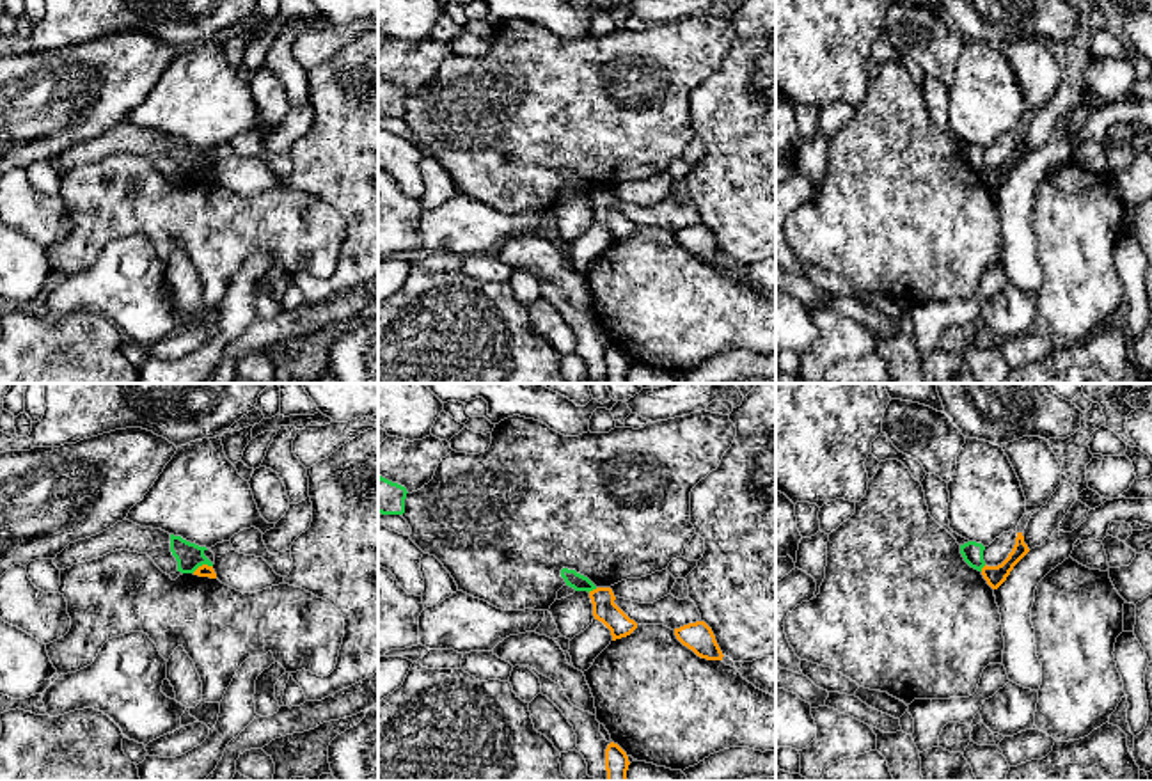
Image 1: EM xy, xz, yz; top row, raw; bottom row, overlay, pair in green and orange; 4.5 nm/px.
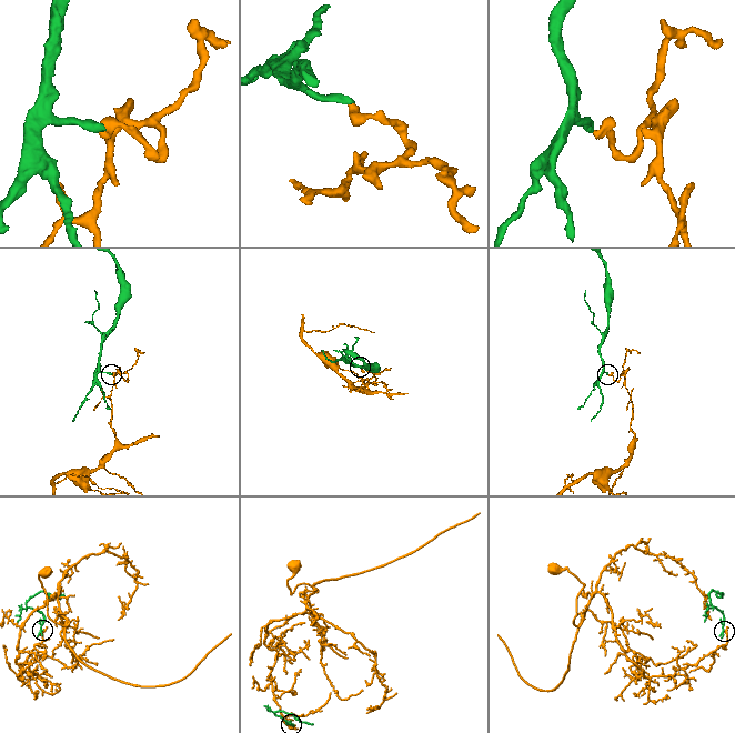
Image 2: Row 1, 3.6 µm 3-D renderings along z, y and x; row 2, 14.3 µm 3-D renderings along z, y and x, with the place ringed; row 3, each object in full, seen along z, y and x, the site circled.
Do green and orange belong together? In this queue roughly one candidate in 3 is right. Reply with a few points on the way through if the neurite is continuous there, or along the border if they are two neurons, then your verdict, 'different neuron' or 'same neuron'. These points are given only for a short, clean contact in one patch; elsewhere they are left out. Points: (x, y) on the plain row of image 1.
border xy (212, 167), (201, 167), (192, 174); different neuron

